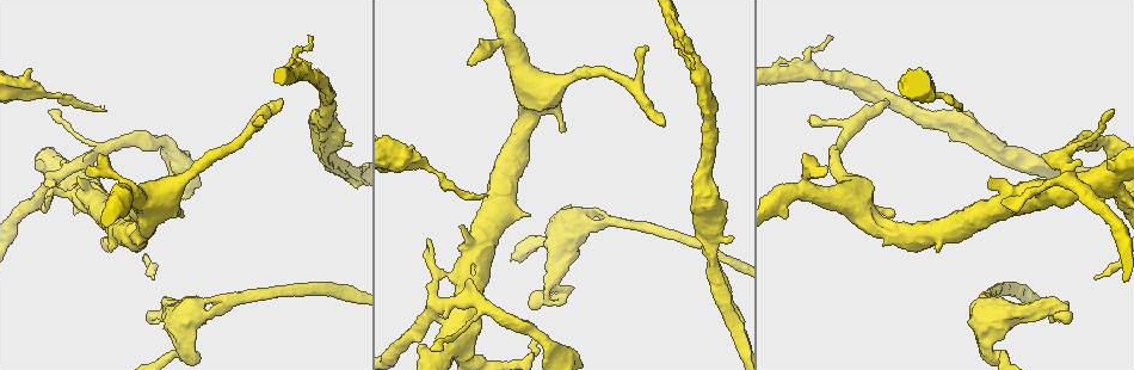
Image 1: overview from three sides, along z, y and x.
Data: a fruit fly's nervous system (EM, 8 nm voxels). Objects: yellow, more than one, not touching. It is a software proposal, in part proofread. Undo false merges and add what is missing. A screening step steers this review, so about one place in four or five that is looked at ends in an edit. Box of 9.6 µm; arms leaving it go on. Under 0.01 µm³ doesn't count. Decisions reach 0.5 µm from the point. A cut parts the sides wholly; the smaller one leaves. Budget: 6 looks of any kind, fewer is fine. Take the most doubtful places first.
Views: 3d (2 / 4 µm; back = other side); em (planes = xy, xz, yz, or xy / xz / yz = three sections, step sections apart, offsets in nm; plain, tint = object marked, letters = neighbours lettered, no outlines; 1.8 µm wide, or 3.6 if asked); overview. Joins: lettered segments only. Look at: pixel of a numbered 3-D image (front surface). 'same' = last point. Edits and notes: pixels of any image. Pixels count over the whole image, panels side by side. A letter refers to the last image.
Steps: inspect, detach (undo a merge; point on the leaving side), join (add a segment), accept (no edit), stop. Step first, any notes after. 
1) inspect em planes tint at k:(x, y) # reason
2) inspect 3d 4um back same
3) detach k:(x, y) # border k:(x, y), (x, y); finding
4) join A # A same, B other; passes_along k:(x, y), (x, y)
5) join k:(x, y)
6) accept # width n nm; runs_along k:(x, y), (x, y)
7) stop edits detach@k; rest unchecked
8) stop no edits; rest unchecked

inspect 3d 4um back at 1:(483, 194)

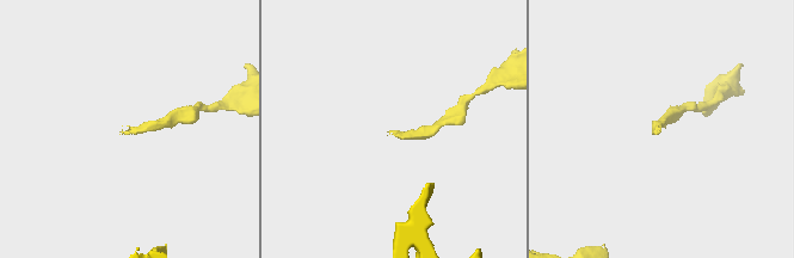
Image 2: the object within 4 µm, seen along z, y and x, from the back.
inspect em yz step 8 tint at 2:(660, 132)

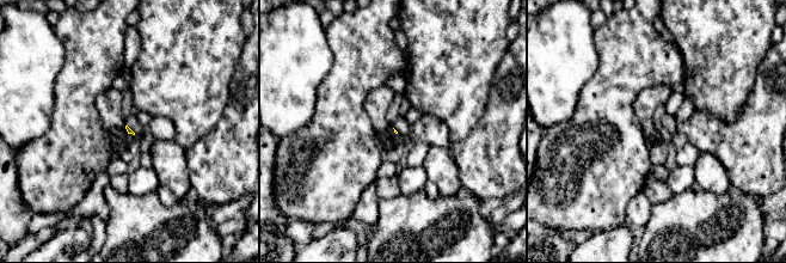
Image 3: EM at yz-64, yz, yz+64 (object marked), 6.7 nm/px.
inspect em planes letters same # cut it another way

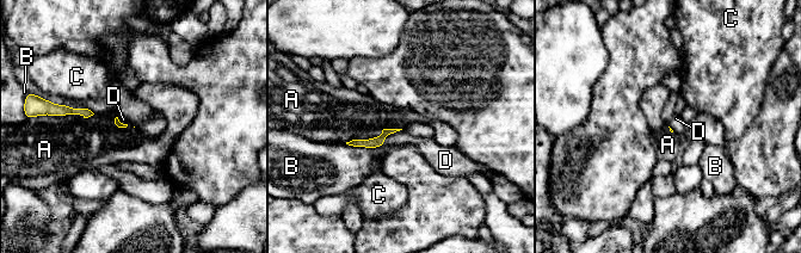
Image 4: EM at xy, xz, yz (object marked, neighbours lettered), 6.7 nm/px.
join D # A other, B other, C other, D same; passes_along 4:(379, 141), (390, 133), (425, 146); it goes on there

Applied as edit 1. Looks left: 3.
inspect 3d 4um back at 1:(863, 213) # narrows sharply

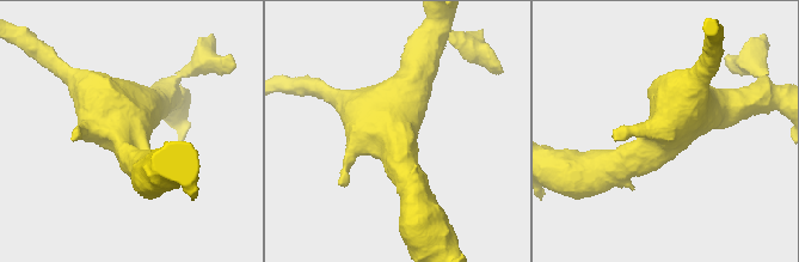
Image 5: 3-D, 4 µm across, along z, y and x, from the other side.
inspect em 3.6um planes tint at 5:(391, 133)

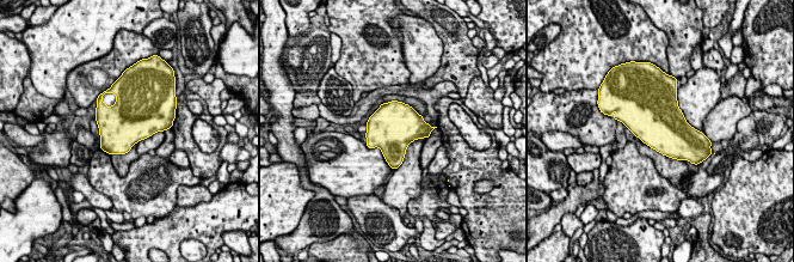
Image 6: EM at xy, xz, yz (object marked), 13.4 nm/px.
inspect em 3.6um planes letters same # see the neighbours

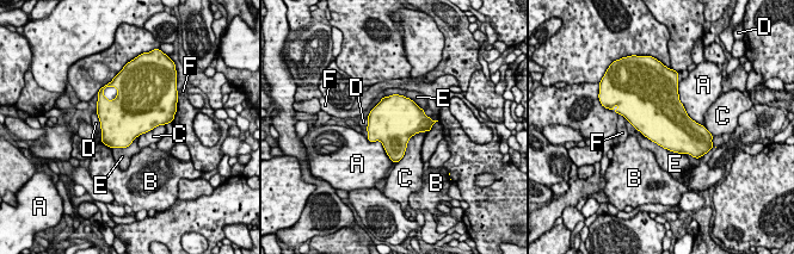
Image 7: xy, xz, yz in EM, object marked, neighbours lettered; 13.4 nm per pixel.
accept # width 600 nm; A other, B other, C other, D other, E other, F other; one neuron here

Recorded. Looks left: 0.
stop edits join@4; rest unchecked

